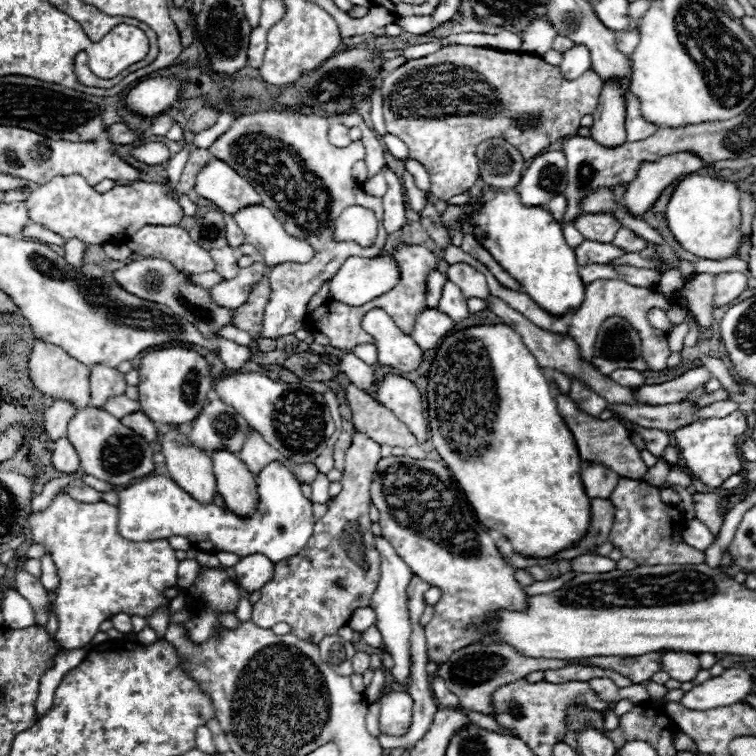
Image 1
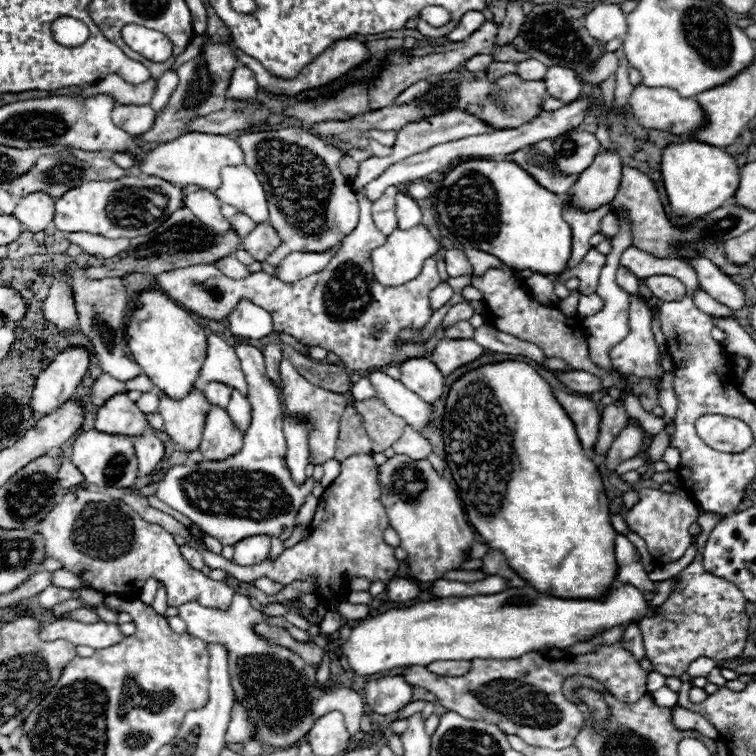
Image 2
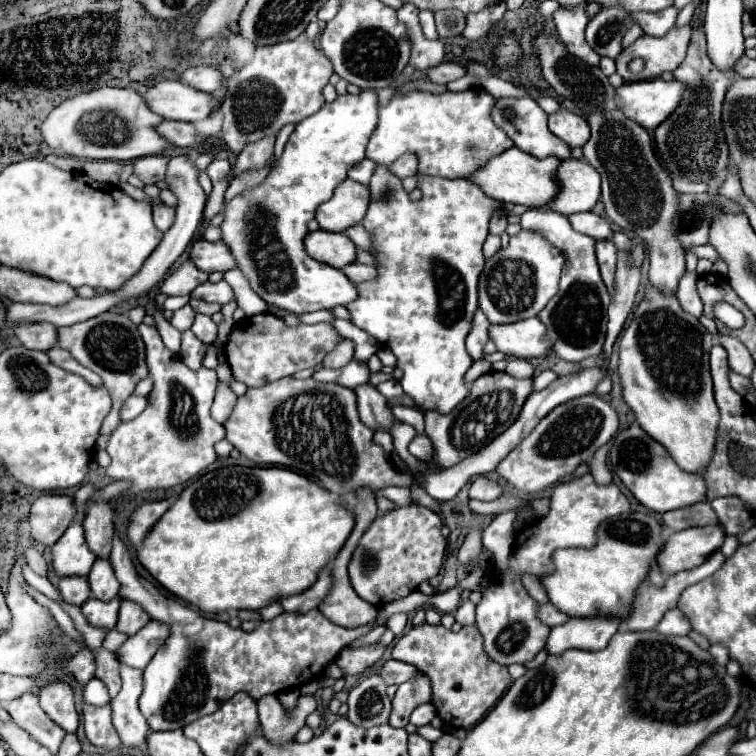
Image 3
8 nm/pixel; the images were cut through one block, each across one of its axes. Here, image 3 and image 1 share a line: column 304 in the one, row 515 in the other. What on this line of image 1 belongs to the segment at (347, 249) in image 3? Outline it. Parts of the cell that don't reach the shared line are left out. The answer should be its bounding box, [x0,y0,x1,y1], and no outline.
[212,452,258,516]

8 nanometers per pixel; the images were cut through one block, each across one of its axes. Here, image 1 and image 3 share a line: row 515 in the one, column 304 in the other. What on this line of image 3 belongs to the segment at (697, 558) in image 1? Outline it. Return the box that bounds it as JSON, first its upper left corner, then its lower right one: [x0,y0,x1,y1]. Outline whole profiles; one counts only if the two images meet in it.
[110,534,374,732]

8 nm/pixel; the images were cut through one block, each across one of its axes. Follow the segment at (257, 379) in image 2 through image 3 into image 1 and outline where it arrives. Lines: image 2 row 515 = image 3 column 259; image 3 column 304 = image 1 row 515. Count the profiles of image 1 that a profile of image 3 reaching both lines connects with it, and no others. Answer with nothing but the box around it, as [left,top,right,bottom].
[118,462,316,562]

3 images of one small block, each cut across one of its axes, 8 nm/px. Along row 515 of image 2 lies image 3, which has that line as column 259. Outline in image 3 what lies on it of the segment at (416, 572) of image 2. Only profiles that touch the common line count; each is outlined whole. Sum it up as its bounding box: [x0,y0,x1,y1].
[224,376,412,494]

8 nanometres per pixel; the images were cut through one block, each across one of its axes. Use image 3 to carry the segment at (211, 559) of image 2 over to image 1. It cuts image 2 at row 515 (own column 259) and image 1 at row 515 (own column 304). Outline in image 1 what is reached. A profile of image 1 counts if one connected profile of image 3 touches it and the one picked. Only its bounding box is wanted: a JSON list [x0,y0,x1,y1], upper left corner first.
[254,430,380,644]

